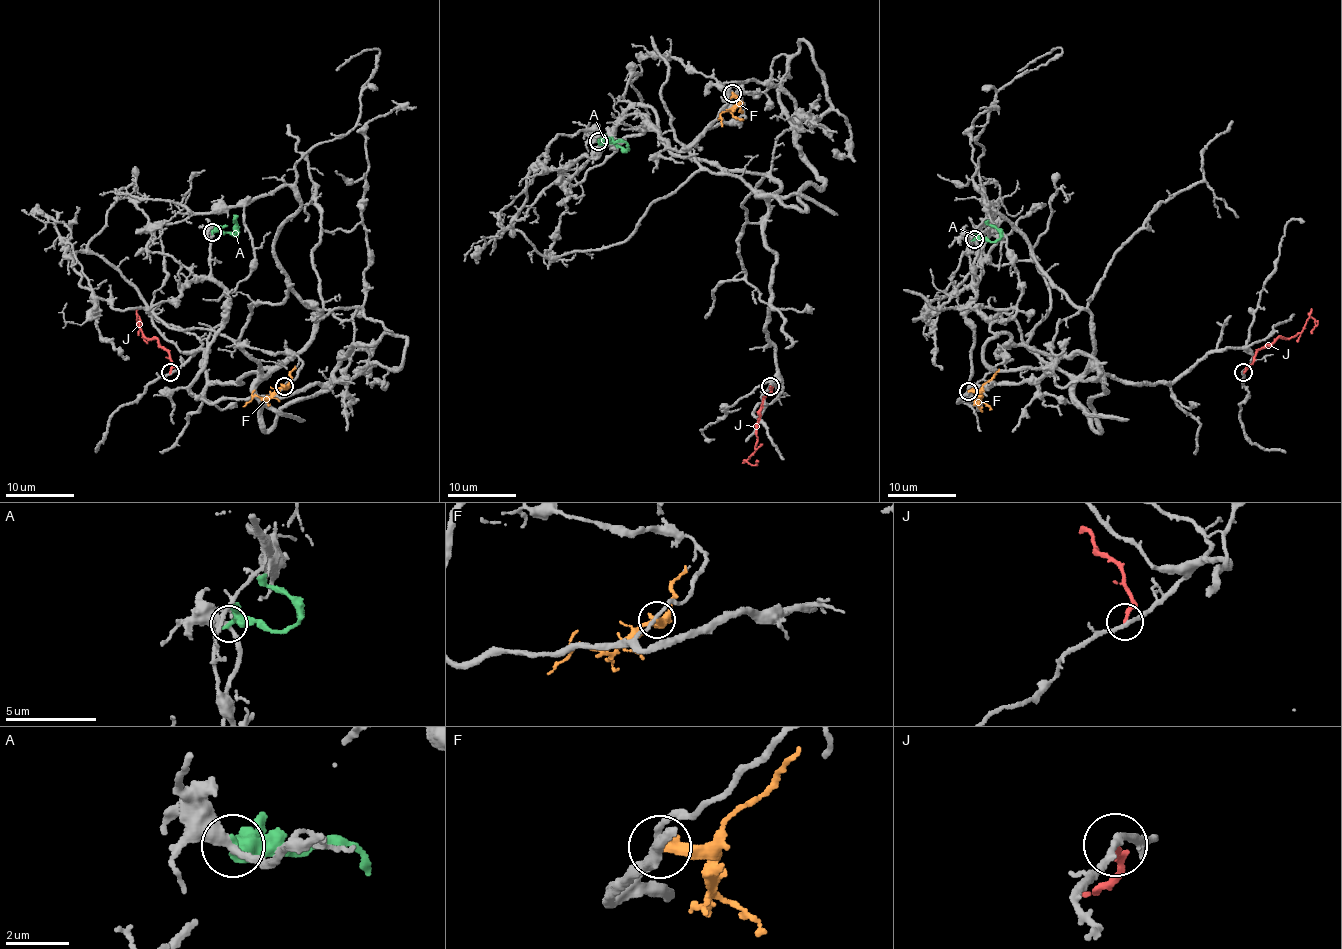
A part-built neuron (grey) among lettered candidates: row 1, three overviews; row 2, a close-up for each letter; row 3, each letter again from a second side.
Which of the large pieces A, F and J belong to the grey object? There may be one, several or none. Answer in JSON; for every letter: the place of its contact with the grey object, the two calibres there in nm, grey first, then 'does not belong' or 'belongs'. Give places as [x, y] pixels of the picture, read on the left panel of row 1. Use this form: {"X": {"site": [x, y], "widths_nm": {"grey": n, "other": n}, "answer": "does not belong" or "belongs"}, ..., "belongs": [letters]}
{"A": {"site": [212, 232], "widths_nm": {"grey": 320, "other": 420}, "answer": "does not belong"}, "F": {"site": [284, 386], "widths_nm": {"grey": 170, "other": 360}, "answer": "does not belong"}, "J": {"site": [170, 372], "widths_nm": {"grey": 220, "other": 200}, "answer": "does not belong"}, "belongs": []}

